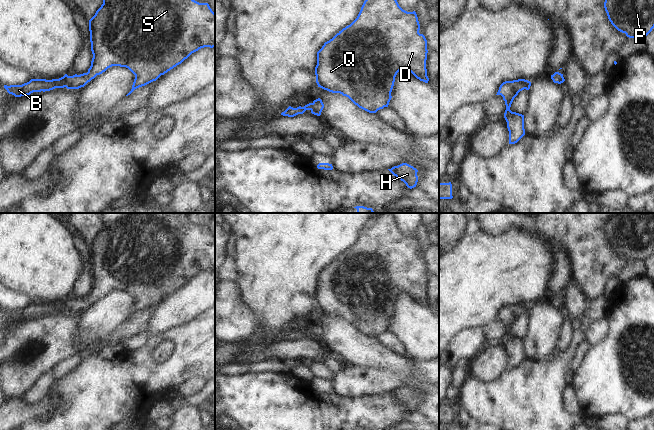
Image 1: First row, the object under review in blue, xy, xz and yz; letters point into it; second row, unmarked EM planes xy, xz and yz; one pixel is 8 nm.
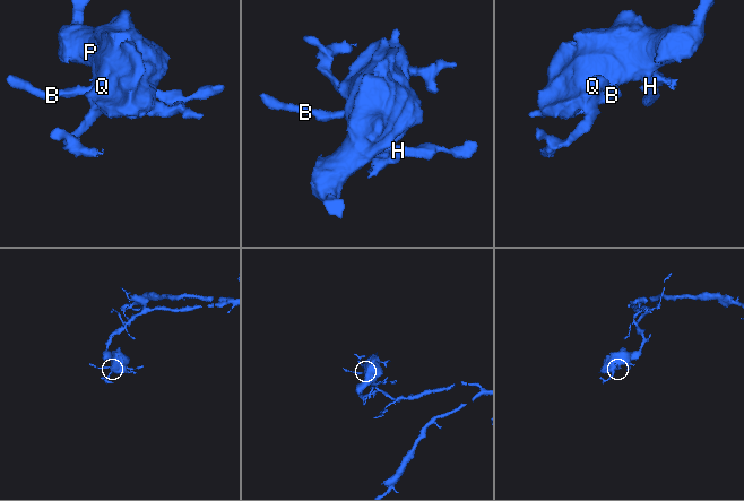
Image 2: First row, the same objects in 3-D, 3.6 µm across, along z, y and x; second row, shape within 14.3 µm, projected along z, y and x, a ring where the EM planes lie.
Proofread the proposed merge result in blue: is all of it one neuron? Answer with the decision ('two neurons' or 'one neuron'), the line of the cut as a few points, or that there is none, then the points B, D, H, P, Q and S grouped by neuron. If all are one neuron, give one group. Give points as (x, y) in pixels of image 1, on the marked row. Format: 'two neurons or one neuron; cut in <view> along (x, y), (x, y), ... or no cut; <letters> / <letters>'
one neuron; no cut; B D H P Q S

